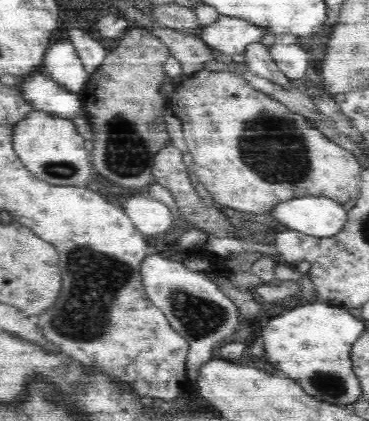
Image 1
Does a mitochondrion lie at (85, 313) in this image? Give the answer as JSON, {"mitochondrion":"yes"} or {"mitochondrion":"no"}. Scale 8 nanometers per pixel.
{"mitochondrion":"yes"}

